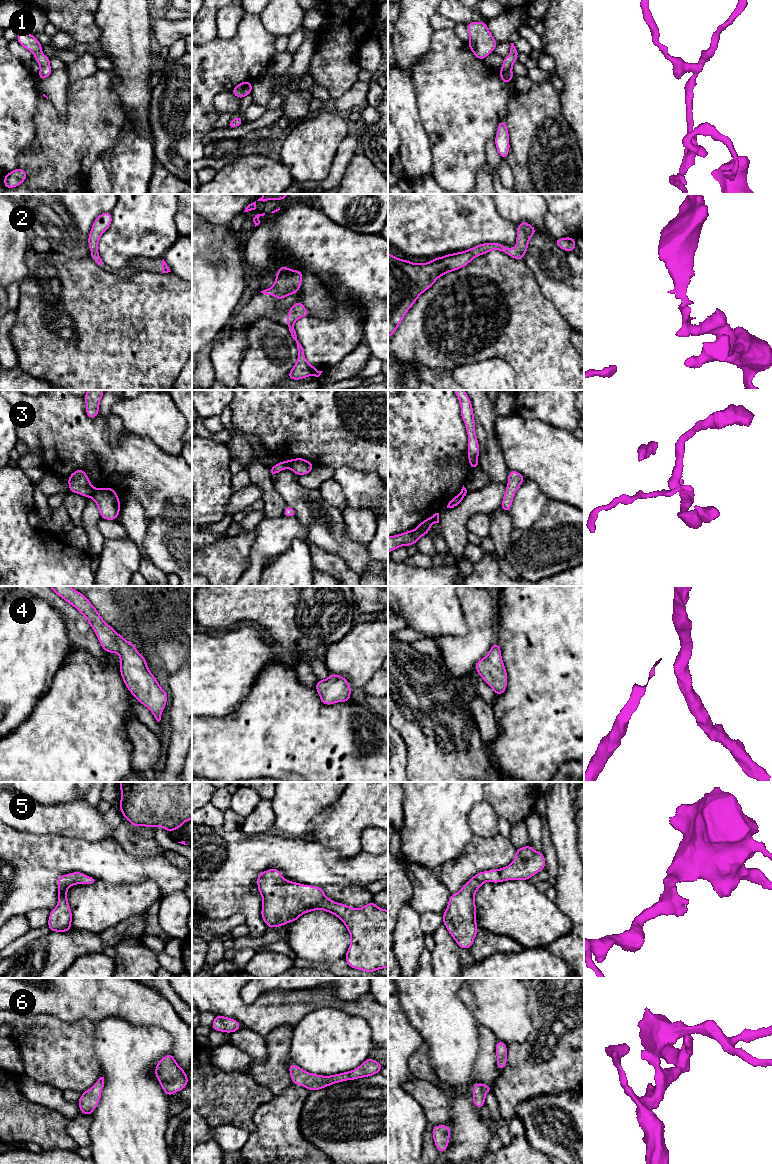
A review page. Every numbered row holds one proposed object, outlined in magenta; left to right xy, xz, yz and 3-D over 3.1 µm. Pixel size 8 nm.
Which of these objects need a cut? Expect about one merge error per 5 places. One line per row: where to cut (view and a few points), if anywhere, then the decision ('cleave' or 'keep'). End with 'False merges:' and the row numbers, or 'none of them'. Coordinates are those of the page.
1: no cut | keep
2: no cut | keep
3: xy (95, 489), (90, 496) | cleave
4: no cut | keep
5: no cut | keep
6: no cut | keep
False merges: 3

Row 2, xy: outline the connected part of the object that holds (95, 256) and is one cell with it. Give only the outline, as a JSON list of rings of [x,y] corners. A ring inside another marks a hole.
[[[105,212],[97,216],[94,220],[91,227],[90,234],[88,236],[88,245],[90,251],[90,257],[98,264],[102,264],[102,259],[98,253],[98,242],[101,235],[110,227],[112,223],[112,214],[111,212]]]

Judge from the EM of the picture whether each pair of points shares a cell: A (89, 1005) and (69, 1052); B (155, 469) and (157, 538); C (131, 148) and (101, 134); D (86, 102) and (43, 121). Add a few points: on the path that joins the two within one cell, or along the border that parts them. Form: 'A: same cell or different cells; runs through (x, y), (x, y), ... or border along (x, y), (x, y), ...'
A: different cells; border along (59, 1019), (65, 1022), (89, 1019), (94, 1023)
B: different cells; border along (171, 499), (166, 509), (148, 522)
C: different cells; border along (119, 137), (105, 157)
D: same cell; runs through (79, 114), (68, 125), (55, 125)

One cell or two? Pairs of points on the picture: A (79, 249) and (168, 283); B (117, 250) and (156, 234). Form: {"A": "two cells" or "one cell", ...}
{"A": "two cells", "B": "one cell"}

